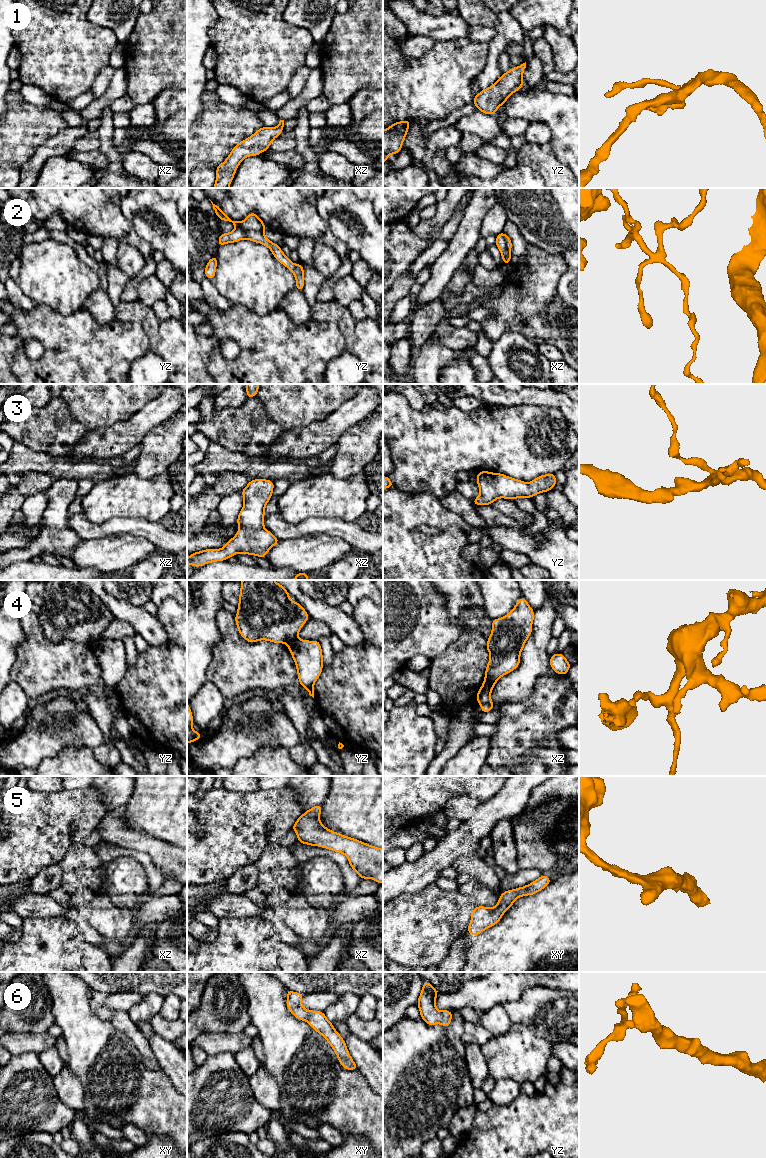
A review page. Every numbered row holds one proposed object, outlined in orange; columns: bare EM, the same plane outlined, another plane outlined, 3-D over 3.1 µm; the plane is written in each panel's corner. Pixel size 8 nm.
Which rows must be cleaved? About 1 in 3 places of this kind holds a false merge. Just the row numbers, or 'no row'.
2, 4

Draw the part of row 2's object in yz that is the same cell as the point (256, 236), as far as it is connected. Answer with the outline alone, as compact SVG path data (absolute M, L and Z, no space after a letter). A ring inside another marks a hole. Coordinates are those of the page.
M247 230L244 232L244 239L257 242L268 247L273 253L275 259L289 268L295 276L296 287L298 290L303 291L304 289L304 270L302 264L293 264L292 261L283 253L279 245L271 242L263 231L252 231Z

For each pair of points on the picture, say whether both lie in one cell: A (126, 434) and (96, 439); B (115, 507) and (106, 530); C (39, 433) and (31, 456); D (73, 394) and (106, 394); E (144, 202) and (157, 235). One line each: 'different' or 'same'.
A: same
B: different
C: different
D: same
E: same

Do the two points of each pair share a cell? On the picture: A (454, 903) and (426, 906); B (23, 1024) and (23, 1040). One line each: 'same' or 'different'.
A: same
B: different

